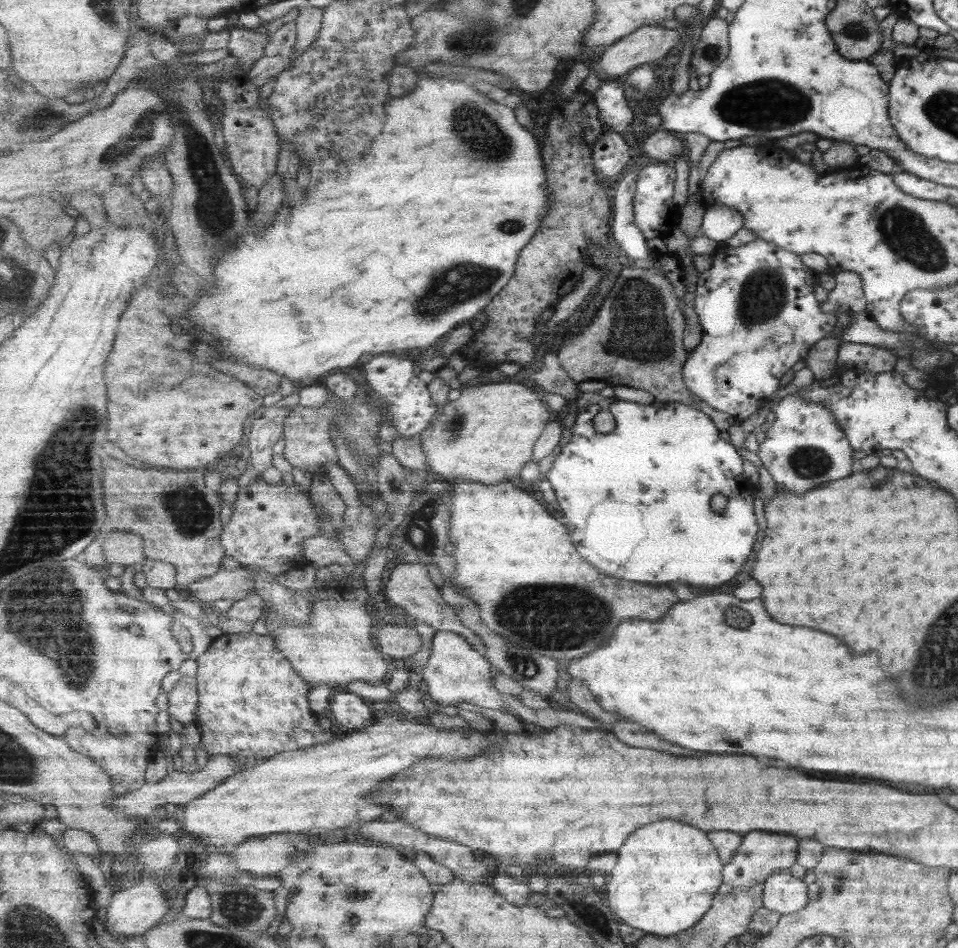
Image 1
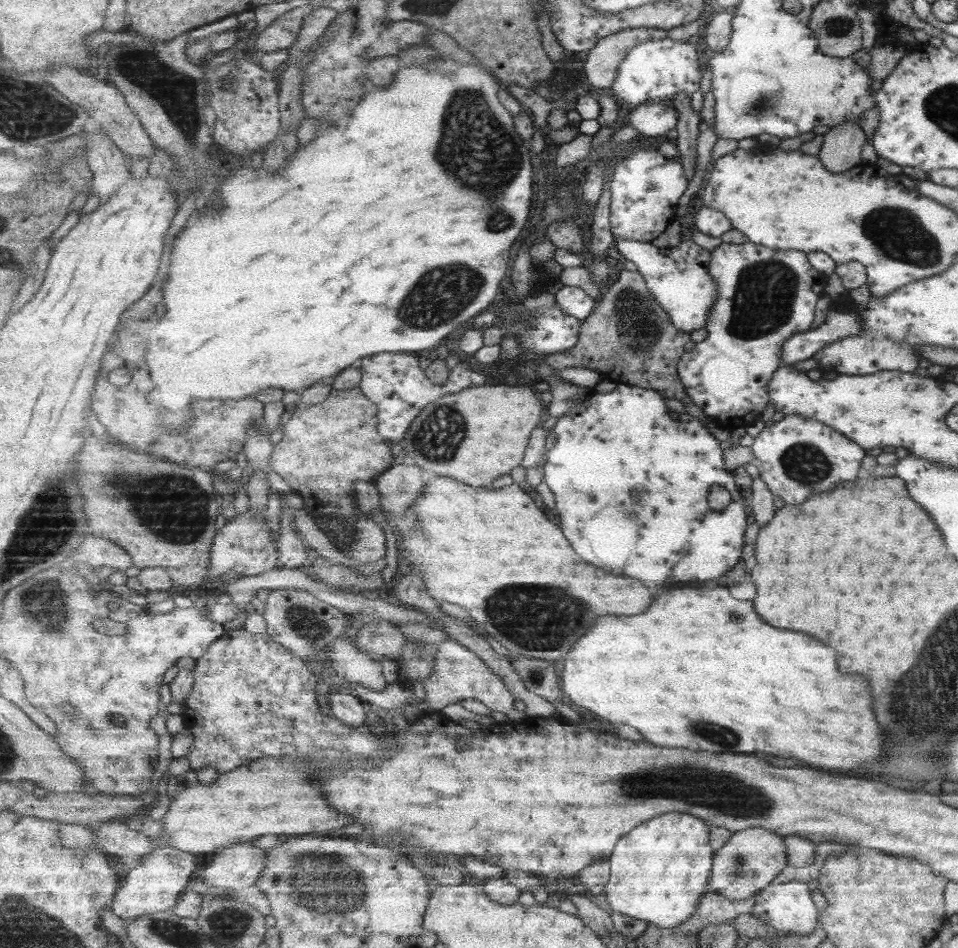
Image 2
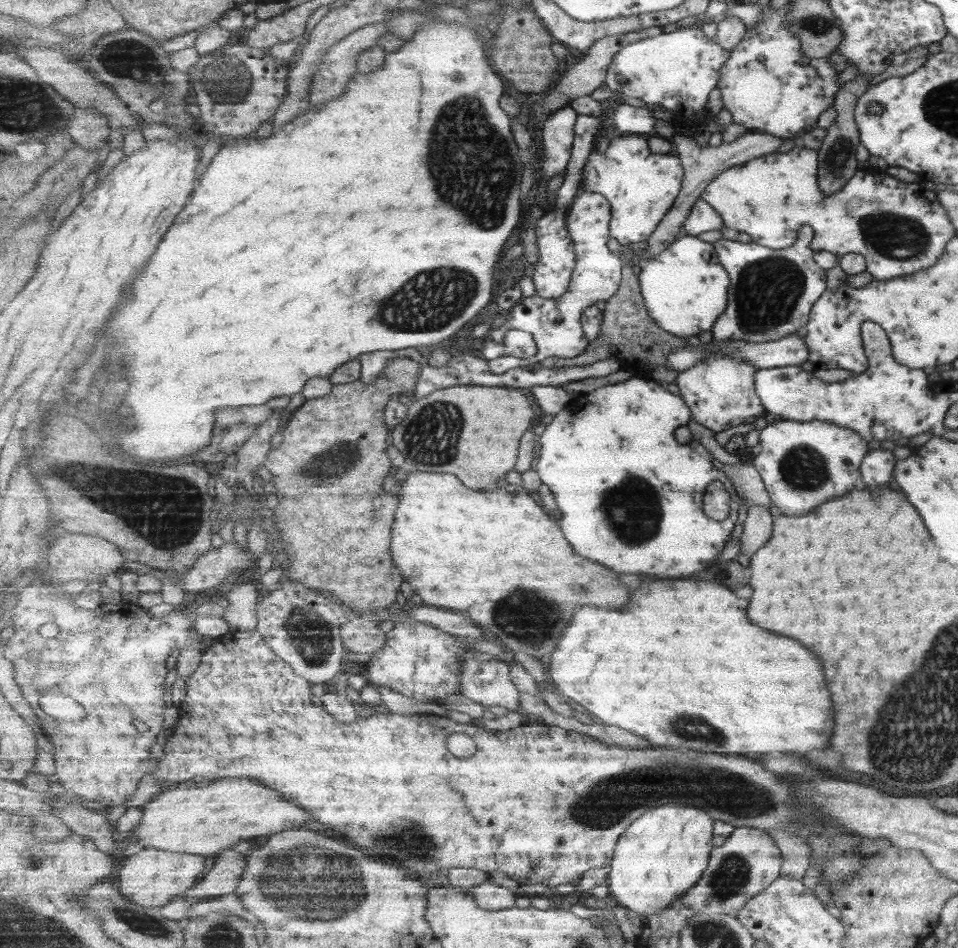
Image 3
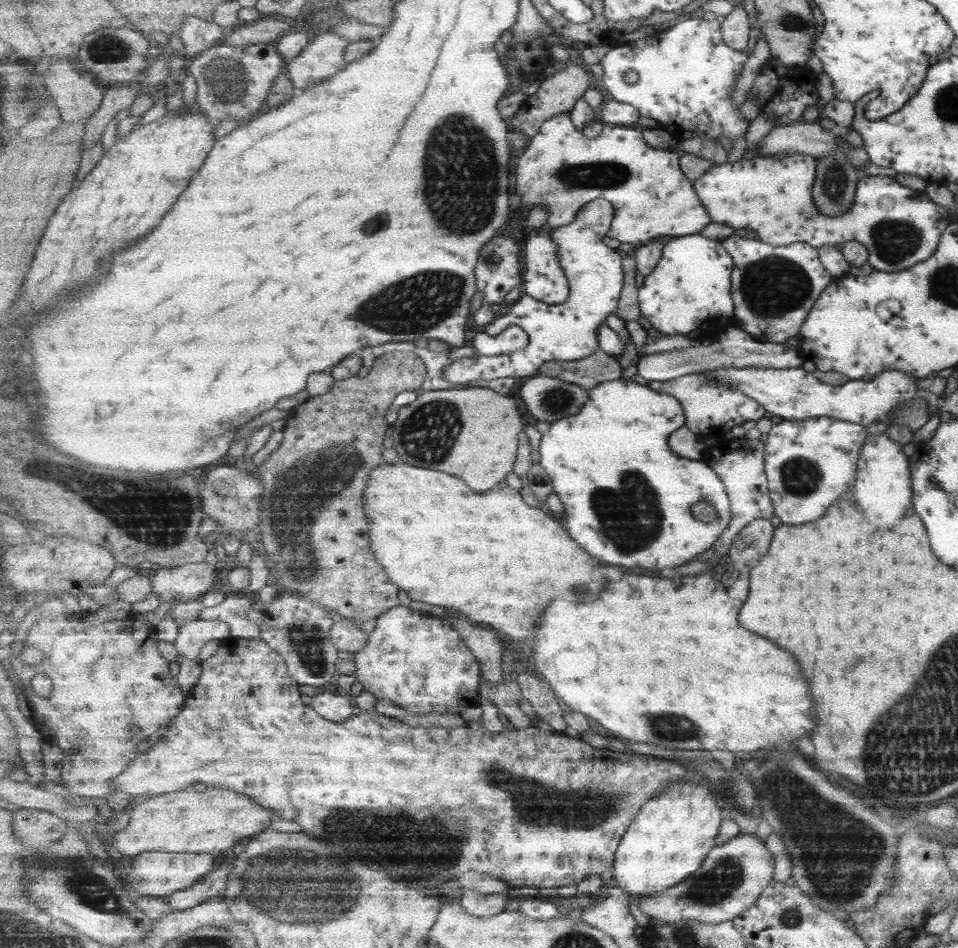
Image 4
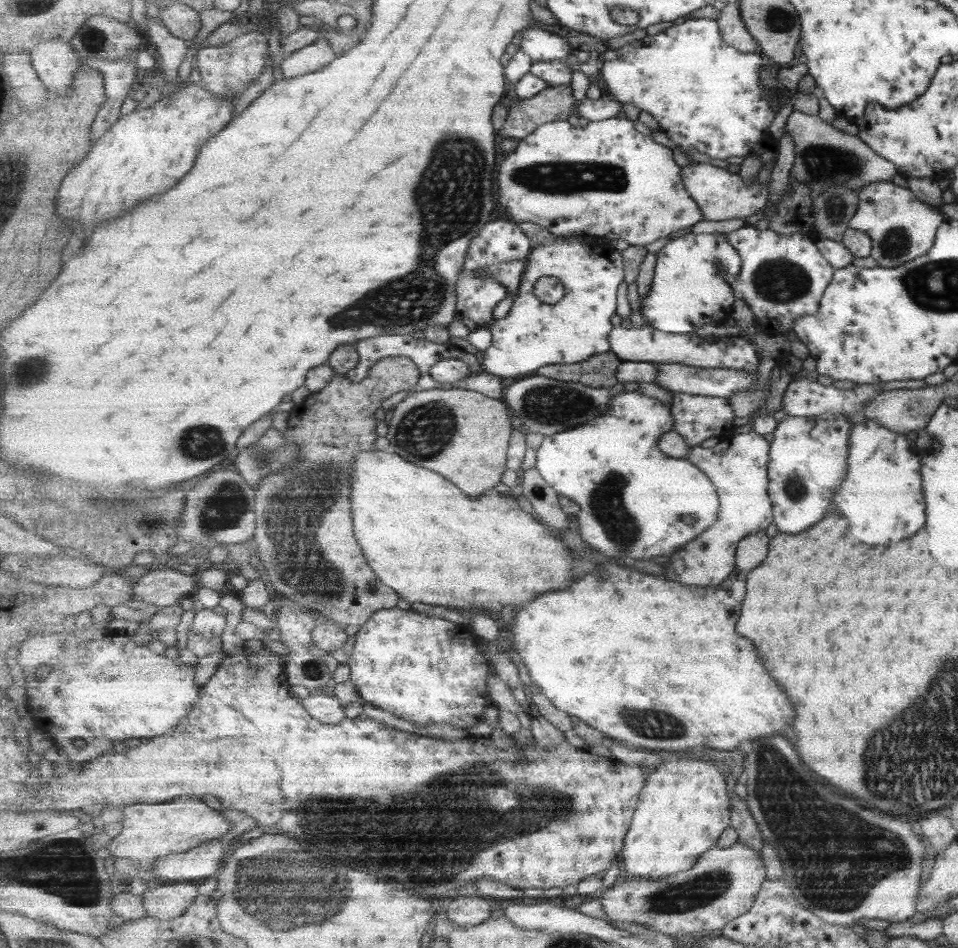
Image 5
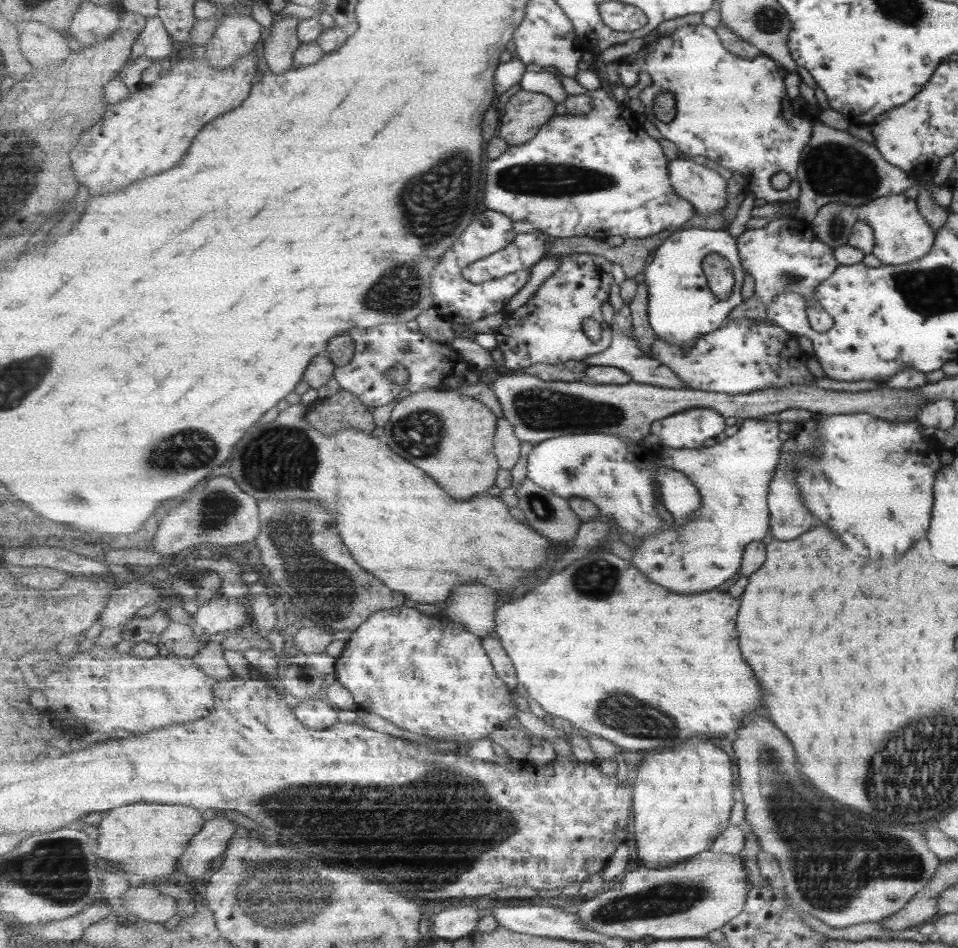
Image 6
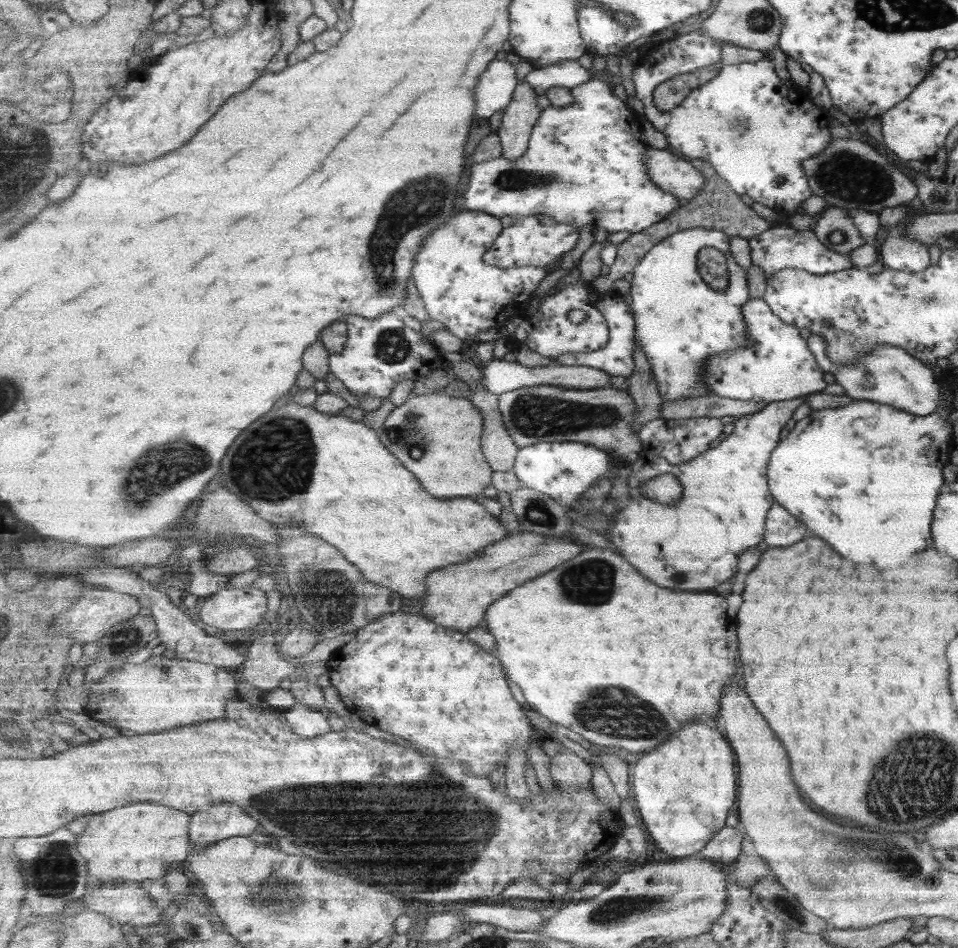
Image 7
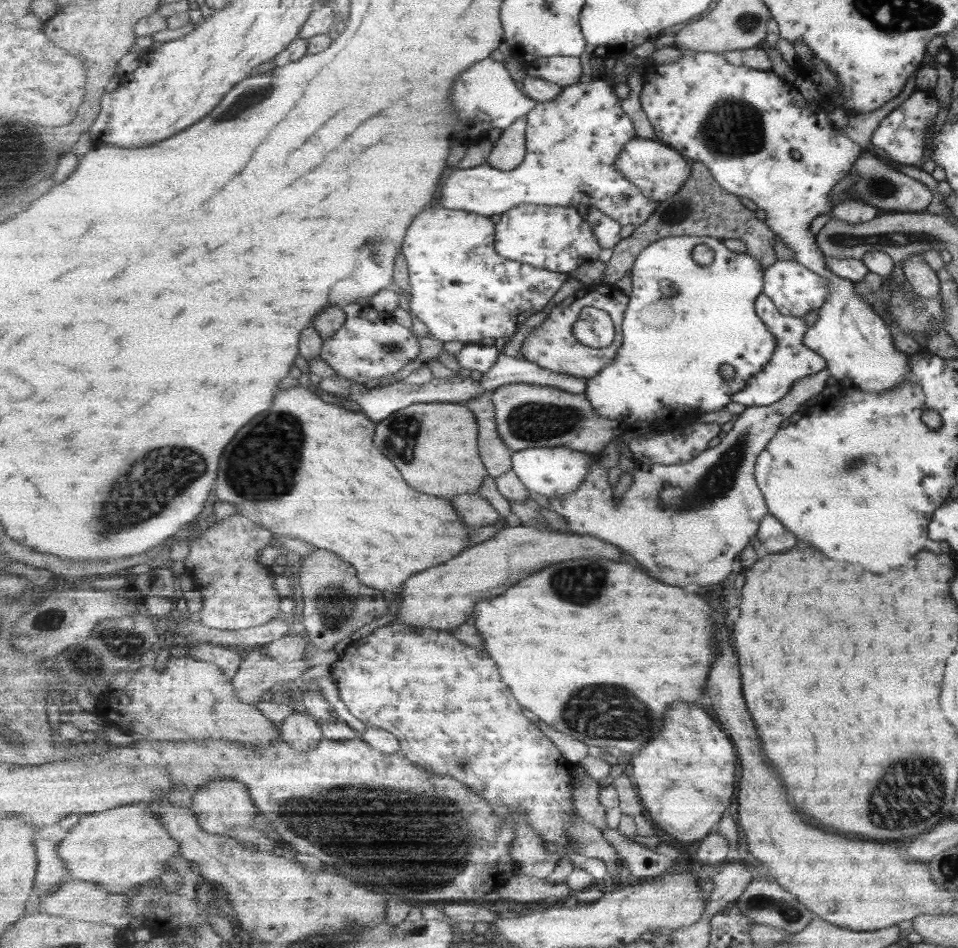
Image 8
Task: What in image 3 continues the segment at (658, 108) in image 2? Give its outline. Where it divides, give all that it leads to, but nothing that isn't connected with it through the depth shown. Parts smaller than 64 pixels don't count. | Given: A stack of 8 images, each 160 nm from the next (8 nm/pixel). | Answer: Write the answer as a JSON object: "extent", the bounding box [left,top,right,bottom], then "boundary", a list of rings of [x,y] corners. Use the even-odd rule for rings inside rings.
{"extent":[613,104,655,135],"boundary":[[[623,104],[617,107],[613,114],[616,130],[621,134],[641,135],[655,131],[655,116],[653,109],[635,105]]]}

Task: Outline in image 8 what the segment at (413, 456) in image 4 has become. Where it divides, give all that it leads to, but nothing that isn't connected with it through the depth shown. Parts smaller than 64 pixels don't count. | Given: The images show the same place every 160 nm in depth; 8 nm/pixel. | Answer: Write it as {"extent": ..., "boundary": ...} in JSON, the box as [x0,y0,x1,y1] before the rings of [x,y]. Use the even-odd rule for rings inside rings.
{"extent":[374,402,489,501],"boundary":[[[428,402],[407,406],[376,423],[374,440],[391,460],[395,460],[413,488],[451,501],[458,494],[479,493],[489,475],[480,455],[479,438],[478,420],[465,403]],[[407,446],[417,448],[415,462],[407,462],[401,456]]]}

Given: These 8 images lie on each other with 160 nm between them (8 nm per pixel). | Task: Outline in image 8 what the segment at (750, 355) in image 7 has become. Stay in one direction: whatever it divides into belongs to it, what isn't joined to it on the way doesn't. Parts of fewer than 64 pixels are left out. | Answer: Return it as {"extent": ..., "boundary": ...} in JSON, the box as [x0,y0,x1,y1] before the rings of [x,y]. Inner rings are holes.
{"extent":[732,292,825,407],"boundary":[[[762,292],[755,300],[755,311],[756,315],[764,321],[769,331],[775,336],[777,342],[768,366],[759,374],[753,375],[752,382],[750,379],[743,390],[732,396],[735,402],[744,404],[746,407],[762,407],[776,403],[791,390],[792,383],[795,383],[796,380],[815,374],[825,367],[824,360],[803,343],[808,328],[802,317],[783,316],[771,299]]]}

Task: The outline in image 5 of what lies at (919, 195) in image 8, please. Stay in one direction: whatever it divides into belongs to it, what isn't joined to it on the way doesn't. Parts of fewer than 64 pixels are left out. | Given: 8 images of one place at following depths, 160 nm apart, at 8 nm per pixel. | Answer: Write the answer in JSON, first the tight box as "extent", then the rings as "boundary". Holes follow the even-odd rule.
{"extent":[784,111,897,200],"boundary":[[[792,111],[784,129],[794,144],[795,152],[789,178],[809,186],[810,200],[829,185],[841,185],[857,193],[859,188],[872,182],[891,182],[897,174],[893,164],[875,155],[857,135],[836,130],[829,123],[819,120],[818,116]]]}

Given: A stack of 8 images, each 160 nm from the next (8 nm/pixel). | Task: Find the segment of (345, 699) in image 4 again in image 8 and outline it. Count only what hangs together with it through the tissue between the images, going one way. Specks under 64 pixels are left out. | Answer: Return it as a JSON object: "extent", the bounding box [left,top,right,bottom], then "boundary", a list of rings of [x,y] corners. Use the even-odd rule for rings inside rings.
{"extent":[279,710,324,752],"boundary":[[[302,710],[284,719],[279,724],[279,729],[285,742],[289,742],[293,748],[299,748],[299,752],[317,748],[319,740],[324,738],[320,722]]]}

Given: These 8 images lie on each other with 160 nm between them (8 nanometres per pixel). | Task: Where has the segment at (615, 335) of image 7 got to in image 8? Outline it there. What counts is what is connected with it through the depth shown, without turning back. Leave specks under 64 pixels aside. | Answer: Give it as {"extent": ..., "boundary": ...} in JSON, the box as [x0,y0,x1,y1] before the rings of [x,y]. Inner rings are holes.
{"extent":[519,283,630,380],"boundary":[[[599,283],[593,286],[591,290],[579,288],[572,296],[555,305],[544,321],[534,327],[528,338],[523,341],[519,358],[524,358],[528,360],[527,362],[533,362],[533,364],[539,364],[541,368],[547,368],[550,371],[567,373],[587,380],[593,378],[603,369],[613,364],[617,356],[617,350],[624,343],[623,323],[629,301],[630,295],[623,294],[616,285]],[[587,307],[605,309],[613,317],[617,336],[611,346],[591,348],[577,340],[573,327],[580,319],[580,312]]]}

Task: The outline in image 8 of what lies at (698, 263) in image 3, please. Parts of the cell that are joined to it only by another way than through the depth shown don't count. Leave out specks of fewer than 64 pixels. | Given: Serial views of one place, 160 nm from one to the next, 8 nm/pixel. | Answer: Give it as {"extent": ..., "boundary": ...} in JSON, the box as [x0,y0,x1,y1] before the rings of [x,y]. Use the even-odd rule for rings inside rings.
{"extent":[585,236,776,429],"boundary":[[[669,236],[658,240],[656,243],[650,244],[638,257],[636,263],[632,267],[629,276],[632,279],[632,291],[630,292],[630,301],[627,310],[625,311],[623,332],[624,343],[621,348],[617,350],[616,359],[613,364],[609,365],[595,375],[593,378],[589,378],[587,390],[585,394],[592,401],[593,406],[601,412],[601,414],[608,419],[618,420],[621,422],[622,427],[632,429],[636,427],[637,423],[643,423],[649,421],[650,423],[657,423],[665,418],[679,418],[679,416],[685,416],[685,414],[696,414],[699,416],[704,412],[719,412],[719,410],[725,410],[728,404],[731,403],[731,397],[750,381],[752,382],[753,375],[759,374],[768,366],[771,360],[772,352],[775,351],[776,342],[775,336],[764,321],[756,315],[755,300],[759,294],[763,291],[764,284],[764,271],[763,265],[760,264],[756,257],[750,256],[746,252],[735,252],[733,249],[727,248],[723,244],[722,239],[717,239],[711,236]],[[698,244],[707,244],[711,248],[714,248],[716,252],[716,259],[711,266],[701,266],[695,262],[693,258],[693,249]],[[723,364],[730,365],[734,370],[732,379],[725,380],[721,376],[721,366]]]}

